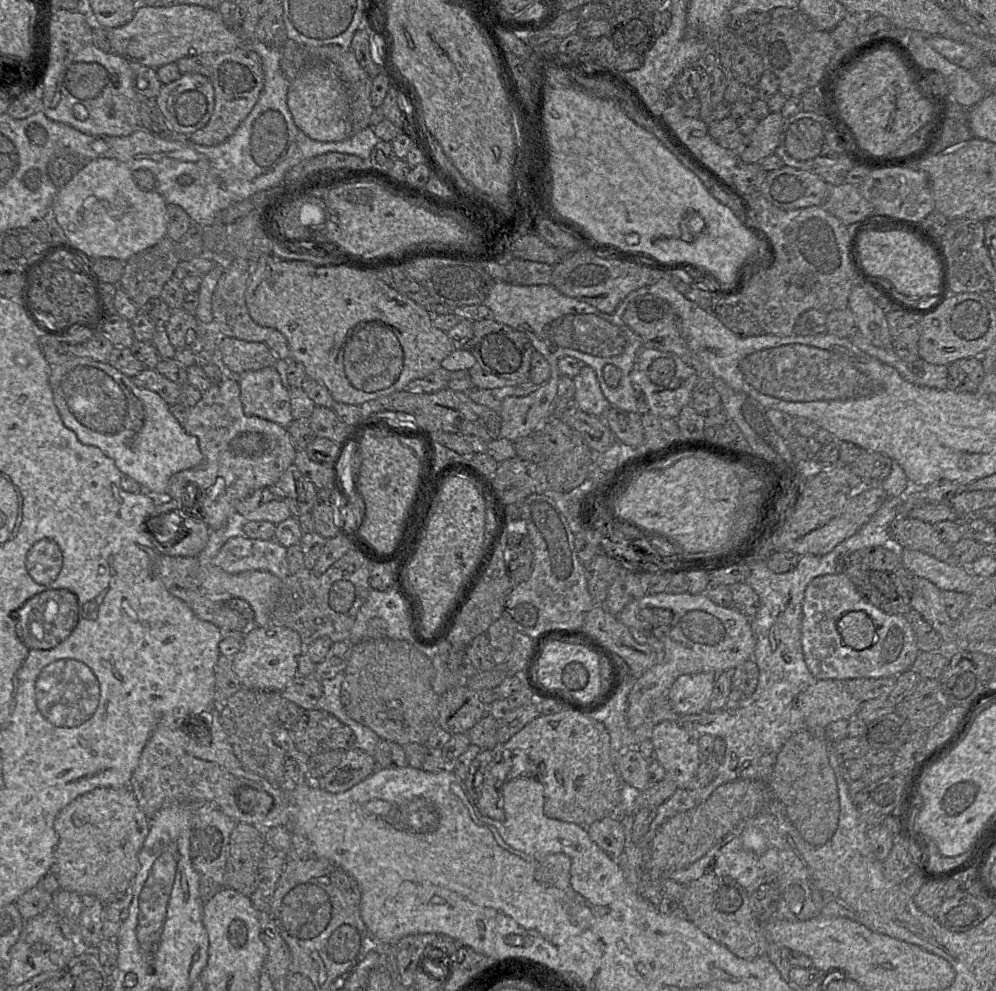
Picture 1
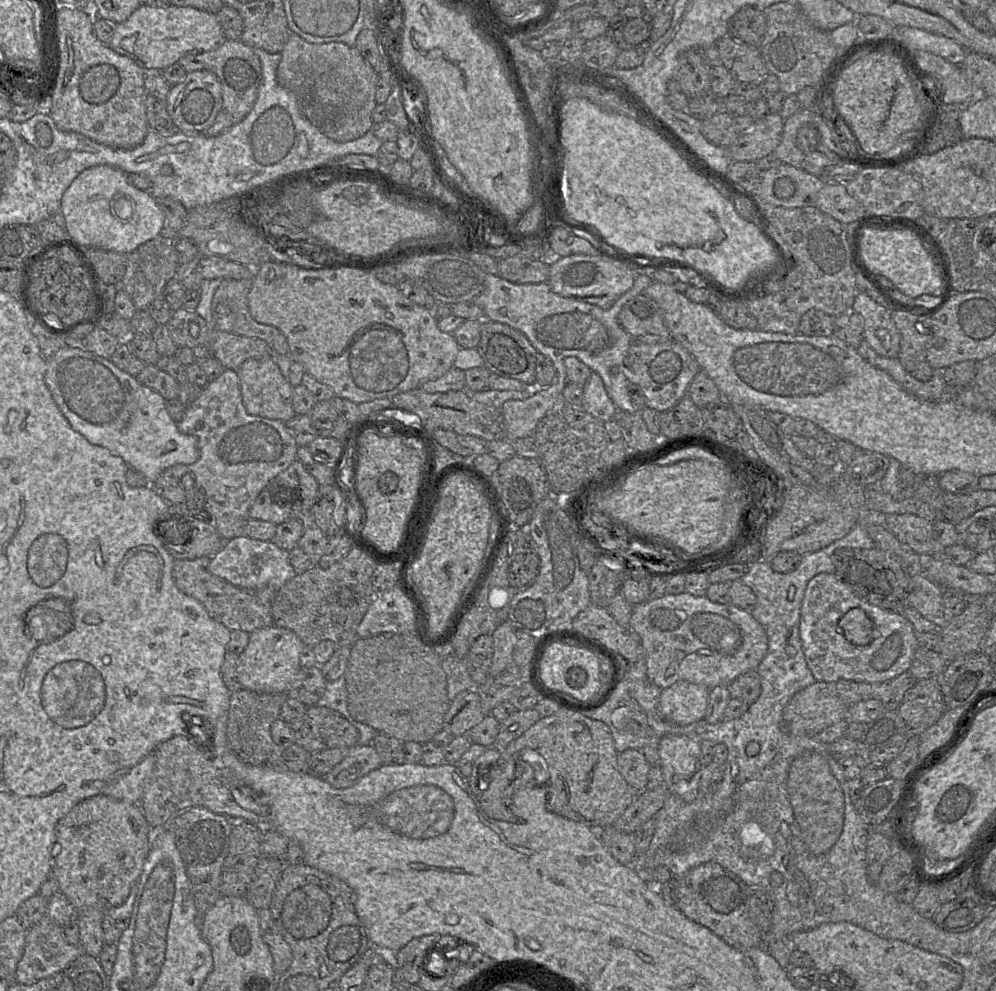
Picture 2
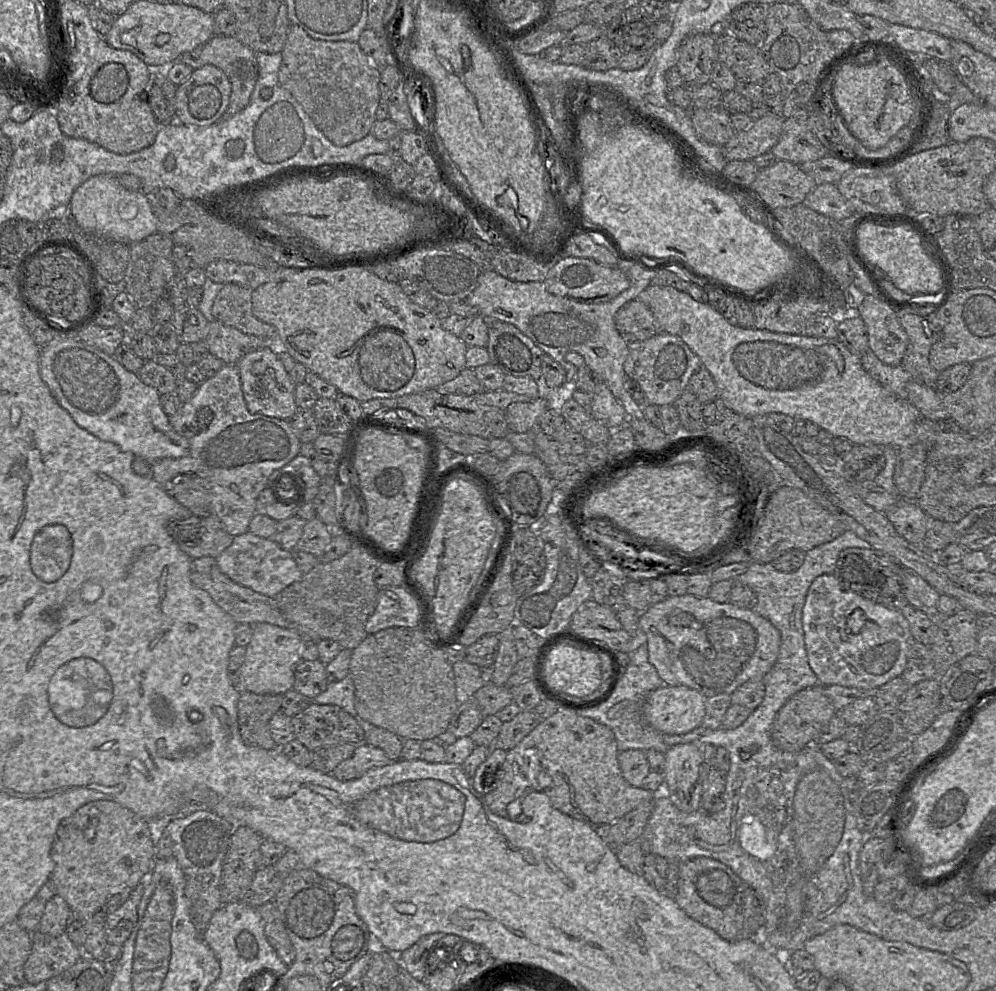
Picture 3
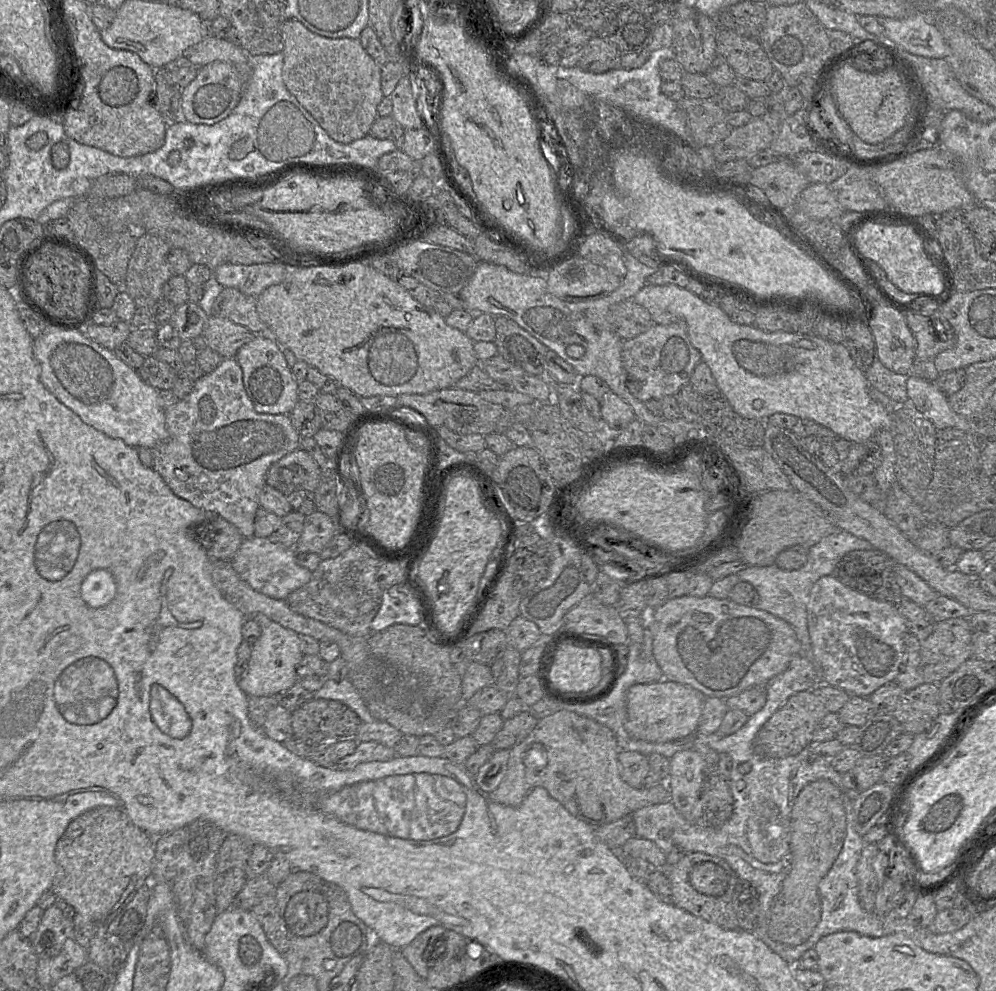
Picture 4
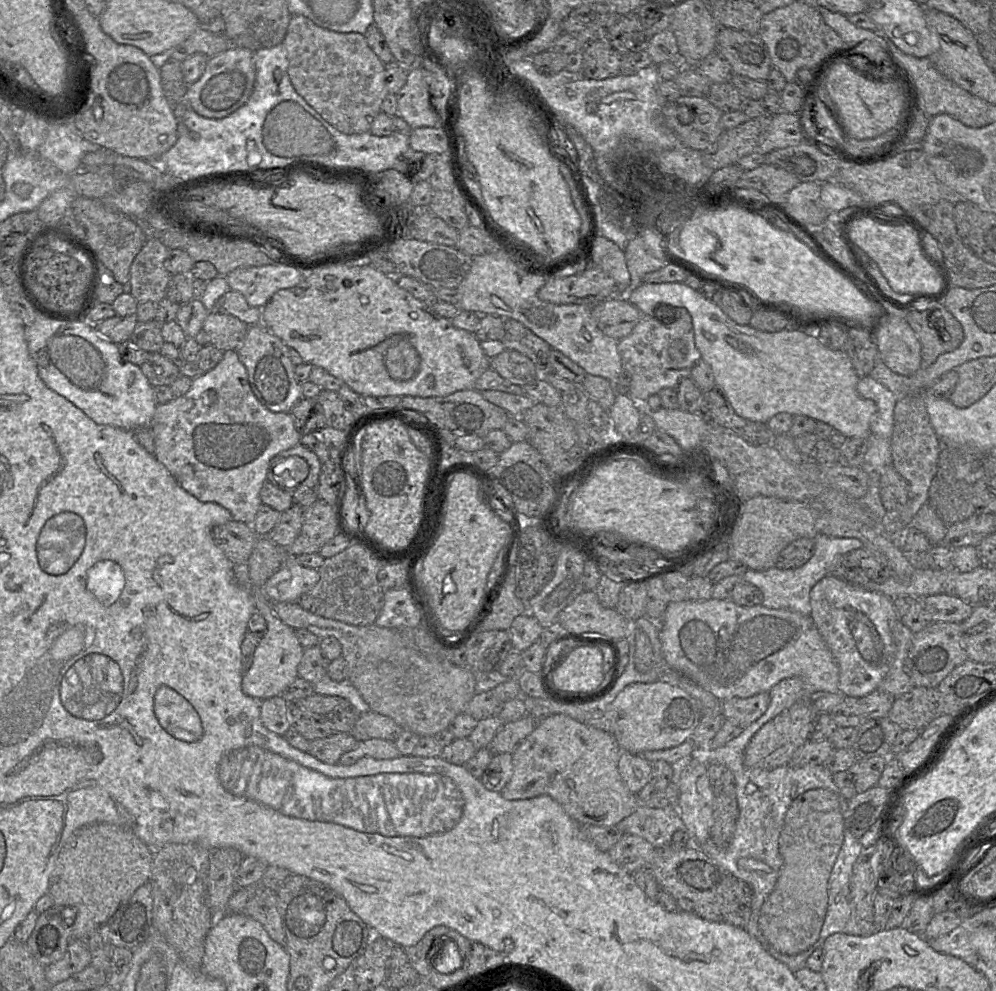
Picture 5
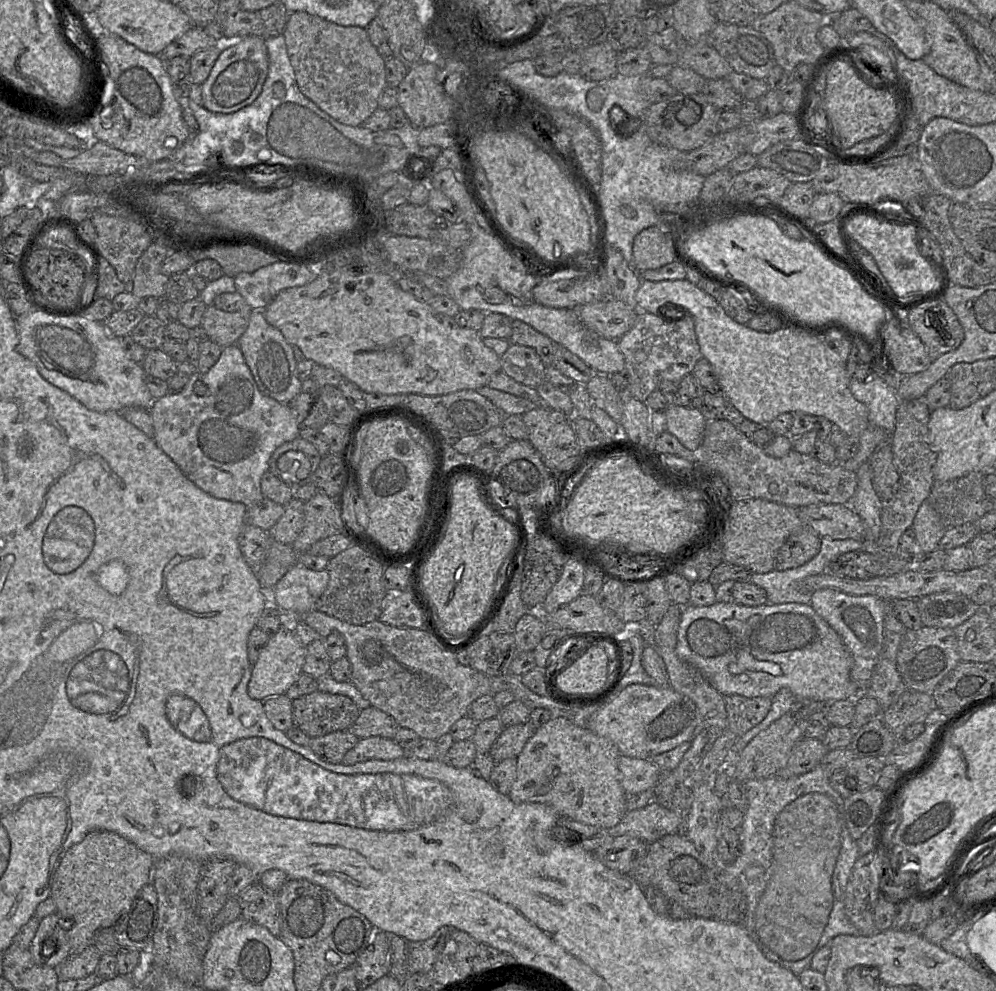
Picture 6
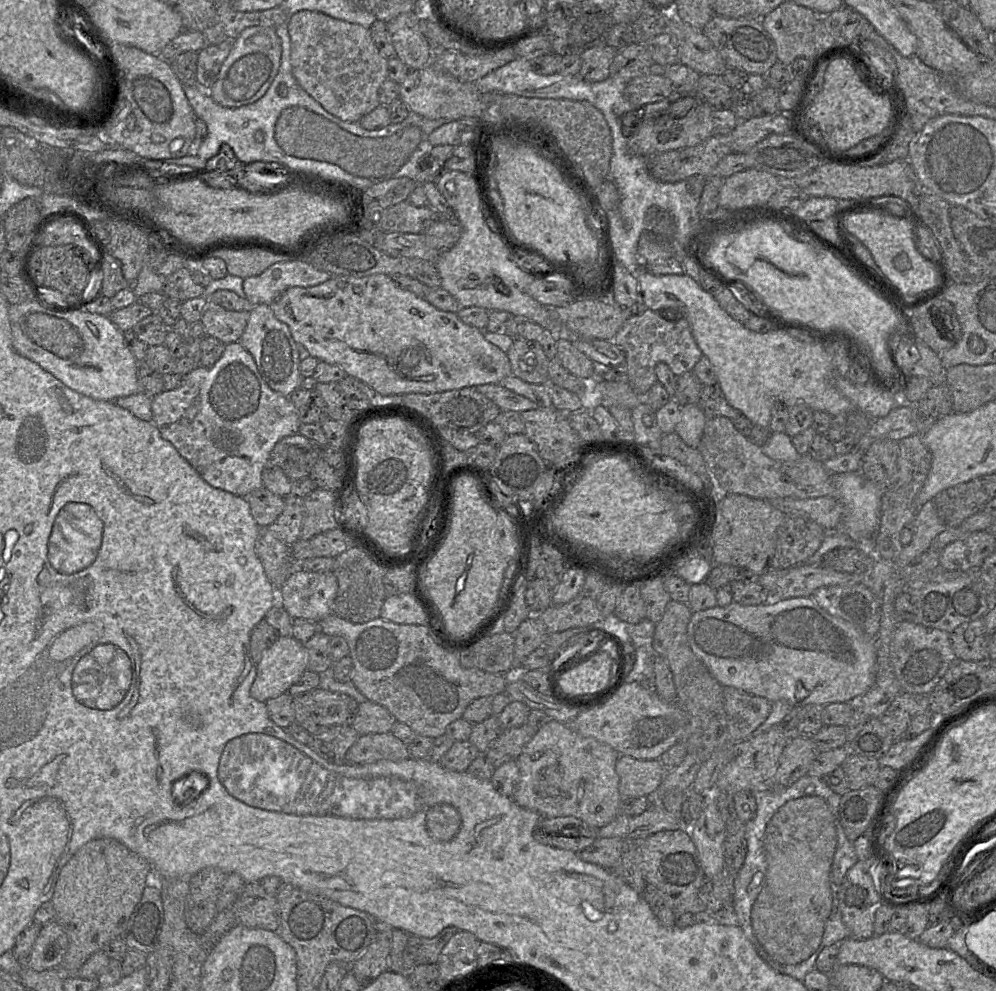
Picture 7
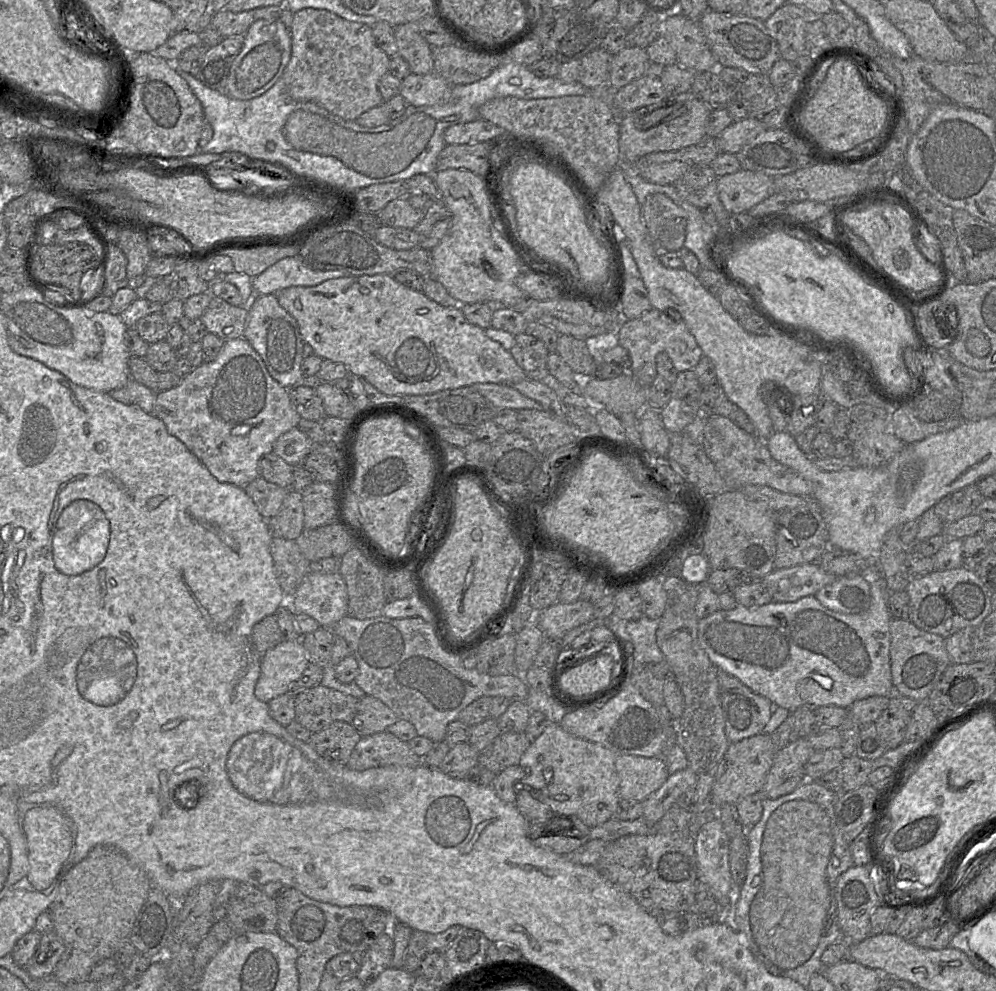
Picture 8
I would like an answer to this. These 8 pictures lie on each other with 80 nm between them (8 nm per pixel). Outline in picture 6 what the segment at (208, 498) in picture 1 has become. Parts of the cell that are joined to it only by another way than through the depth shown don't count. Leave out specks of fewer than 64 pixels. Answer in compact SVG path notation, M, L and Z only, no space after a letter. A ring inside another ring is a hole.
M237 344L223 347L218 361L209 370L189 376L188 383L181 391L169 392L154 400L149 412L156 444L186 476L209 495L240 502L246 509L264 498L261 478L269 469L273 452L282 444L299 437L300 432L290 406L265 396L258 389Z

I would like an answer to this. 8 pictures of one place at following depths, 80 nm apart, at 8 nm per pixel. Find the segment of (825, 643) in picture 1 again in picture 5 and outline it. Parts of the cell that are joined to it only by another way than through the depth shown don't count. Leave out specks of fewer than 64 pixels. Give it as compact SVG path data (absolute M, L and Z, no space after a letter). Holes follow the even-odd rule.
M827 575L812 588L810 605L810 616L838 665L839 692L846 697L862 698L875 691L895 655L891 621L898 618L893 599Z

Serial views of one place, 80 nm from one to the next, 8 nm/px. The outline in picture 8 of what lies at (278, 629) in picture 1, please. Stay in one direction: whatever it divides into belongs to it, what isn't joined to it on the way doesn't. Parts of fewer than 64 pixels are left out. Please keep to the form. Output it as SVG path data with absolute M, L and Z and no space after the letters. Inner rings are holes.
M301 640L281 641L261 656L261 673L254 689L255 697L268 703L289 692L309 664Z

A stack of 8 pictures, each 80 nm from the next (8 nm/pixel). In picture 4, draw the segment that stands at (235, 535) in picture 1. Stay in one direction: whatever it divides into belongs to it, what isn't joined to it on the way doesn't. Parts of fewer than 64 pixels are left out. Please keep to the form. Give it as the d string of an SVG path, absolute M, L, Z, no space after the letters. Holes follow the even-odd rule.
M253 535L244 538L230 563L237 574L254 590L270 598L285 600L290 593L308 583L312 572L296 563L296 552L269 538Z

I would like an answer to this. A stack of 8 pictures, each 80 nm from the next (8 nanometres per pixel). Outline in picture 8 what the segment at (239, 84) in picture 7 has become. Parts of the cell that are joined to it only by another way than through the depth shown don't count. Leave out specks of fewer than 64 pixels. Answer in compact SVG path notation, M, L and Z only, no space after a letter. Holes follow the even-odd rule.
M280 19L258 20L245 33L245 40L225 80L225 93L234 99L250 100L268 91L282 76L291 56L291 35Z

